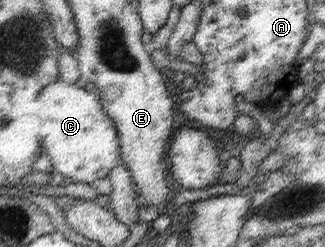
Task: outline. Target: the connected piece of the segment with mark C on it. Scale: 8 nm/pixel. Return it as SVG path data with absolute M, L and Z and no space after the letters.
M60 79L48 85L40 101L44 111L38 130L44 136L44 154L52 159L53 171L76 182L88 183L112 175L114 167L122 160L122 144L117 123L106 111L101 94Z

